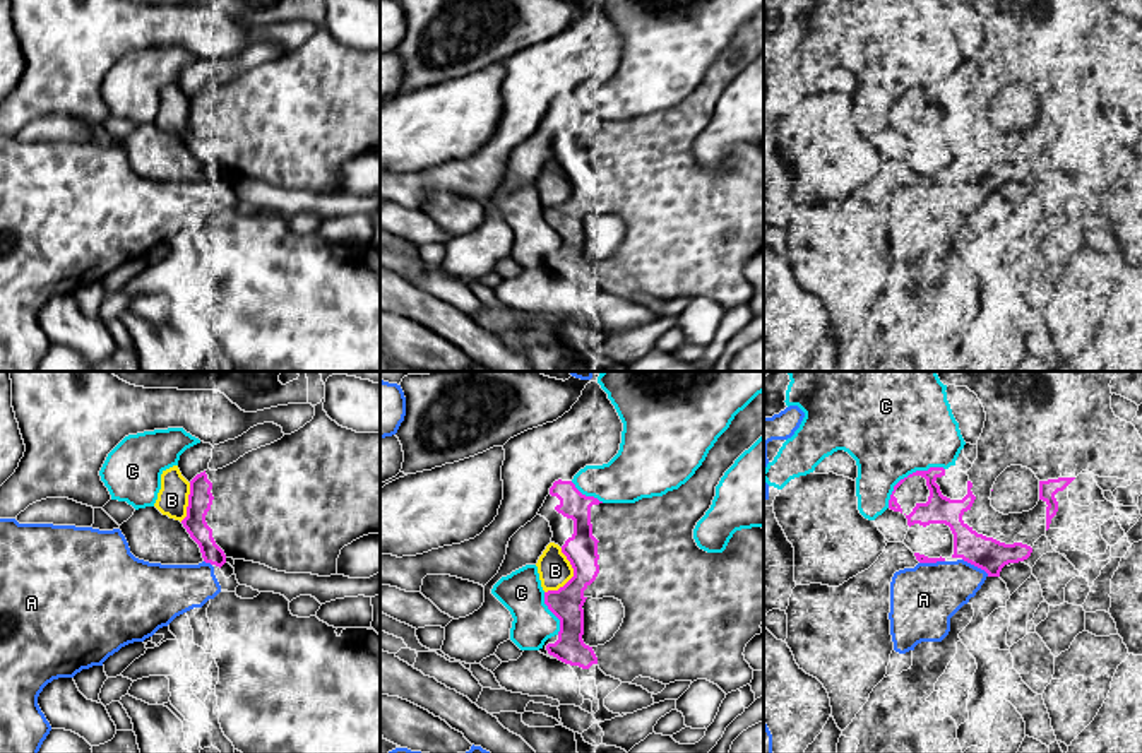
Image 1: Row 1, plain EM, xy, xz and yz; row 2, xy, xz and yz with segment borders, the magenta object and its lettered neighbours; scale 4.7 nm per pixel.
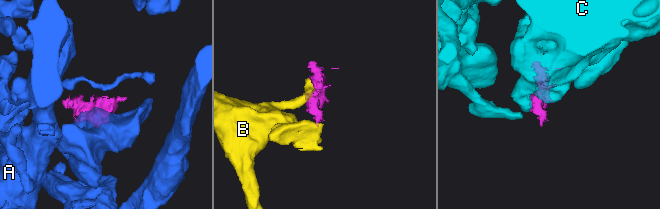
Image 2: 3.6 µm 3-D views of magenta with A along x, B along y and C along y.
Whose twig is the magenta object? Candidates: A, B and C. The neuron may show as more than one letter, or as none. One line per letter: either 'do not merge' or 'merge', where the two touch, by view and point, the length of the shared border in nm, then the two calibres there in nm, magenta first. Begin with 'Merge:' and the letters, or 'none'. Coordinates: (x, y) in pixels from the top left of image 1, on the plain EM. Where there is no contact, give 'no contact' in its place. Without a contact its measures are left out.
Merge: none
A: do not merge | yz (976, 182) | 150 nm | 160/280 nm
B: do not merge | xz (574, 192) | 240 nm | 160/160 nm
C: do not merge | yz (910, 91) | 320 nm | 140/440 nm

